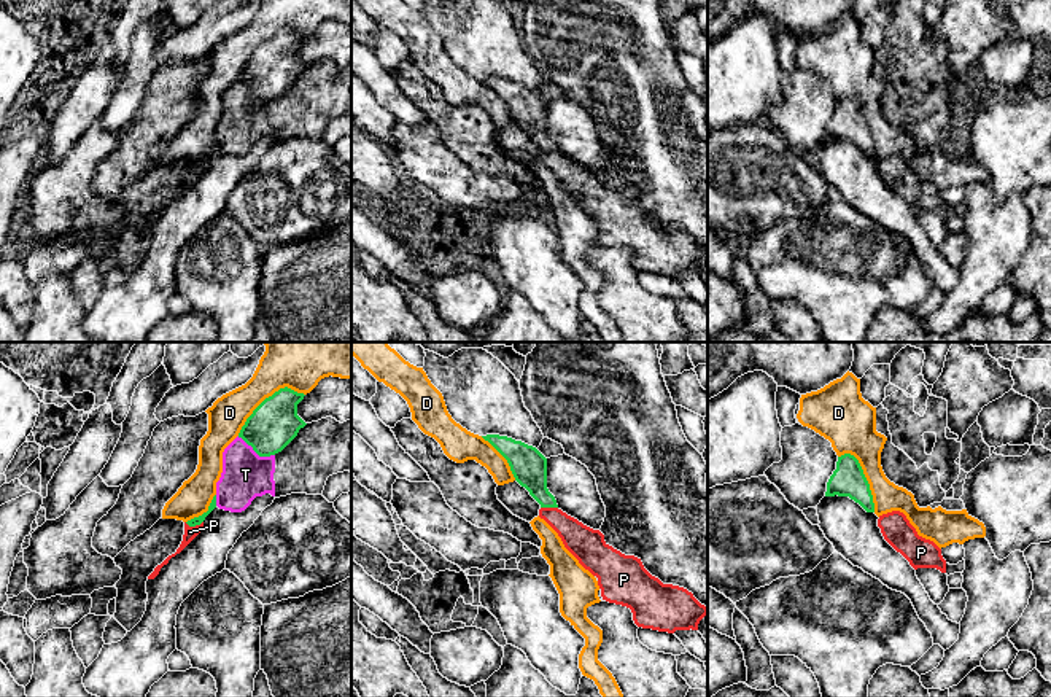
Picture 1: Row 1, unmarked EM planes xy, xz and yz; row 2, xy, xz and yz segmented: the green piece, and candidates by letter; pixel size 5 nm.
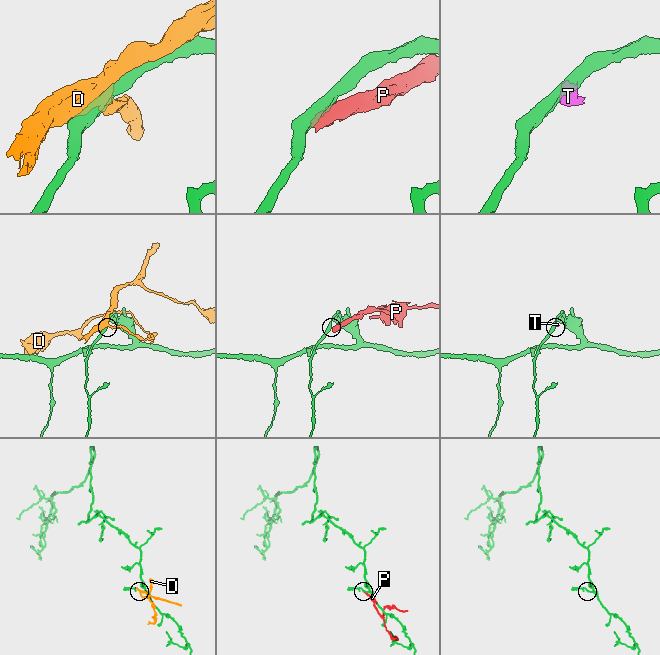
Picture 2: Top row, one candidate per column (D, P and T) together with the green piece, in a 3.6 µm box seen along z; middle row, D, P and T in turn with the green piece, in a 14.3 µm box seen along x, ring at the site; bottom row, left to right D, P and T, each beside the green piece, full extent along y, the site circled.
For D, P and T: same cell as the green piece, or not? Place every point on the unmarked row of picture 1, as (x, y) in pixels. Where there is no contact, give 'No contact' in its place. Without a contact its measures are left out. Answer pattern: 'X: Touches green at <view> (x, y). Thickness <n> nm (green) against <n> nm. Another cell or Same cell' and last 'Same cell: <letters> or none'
D: Touches green at xy (266, 42). Thickness 240 nm (green) against 190 nm. Another cell
P: Touches green at xy (193, 169). Thickness 50 nm (green) against 60 nm. Another cell
T: Touches green at xy (256, 96). Thickness 240 nm (green) against 240 nm. Another cell
Same cell: none

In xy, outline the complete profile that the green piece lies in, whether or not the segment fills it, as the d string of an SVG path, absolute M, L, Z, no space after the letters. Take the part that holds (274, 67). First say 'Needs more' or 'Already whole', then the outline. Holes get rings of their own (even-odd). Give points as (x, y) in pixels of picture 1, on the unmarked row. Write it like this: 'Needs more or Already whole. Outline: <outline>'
Already whole. Outline: M288 30L266 41L246 62L242 81L259 100L281 95L307 67L297 59L297 48L304 43Z

